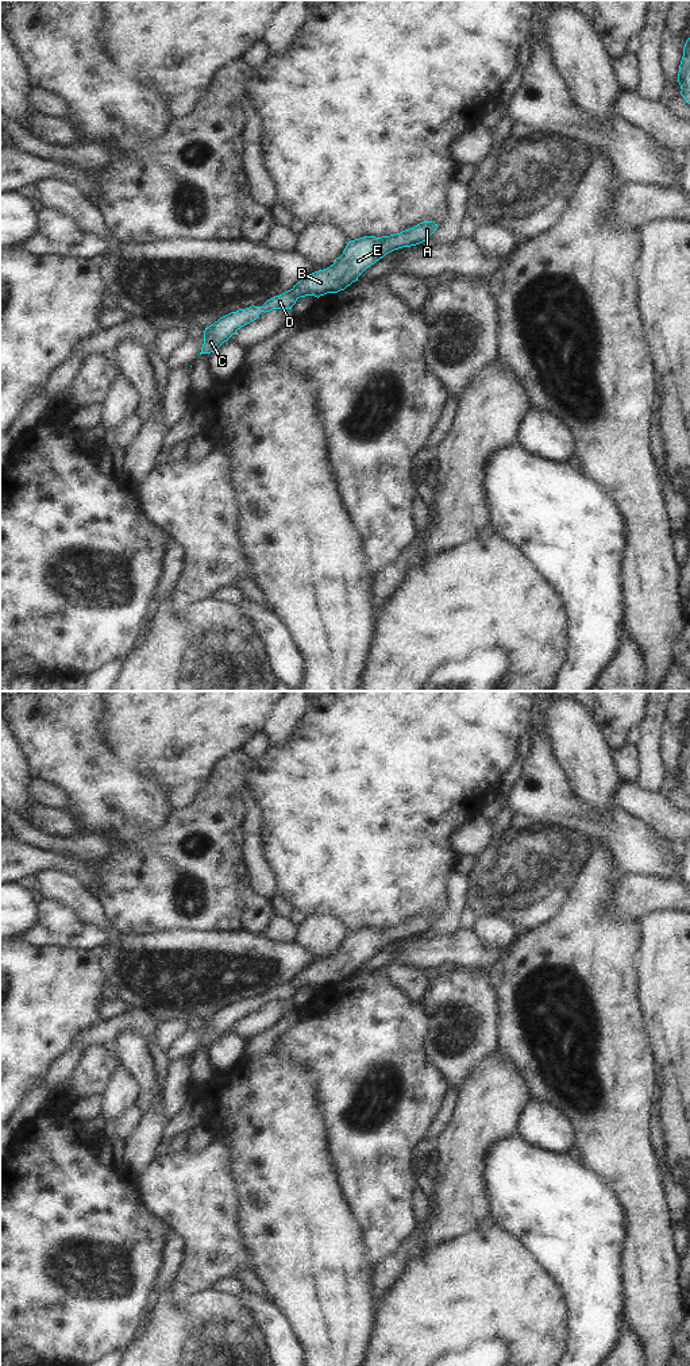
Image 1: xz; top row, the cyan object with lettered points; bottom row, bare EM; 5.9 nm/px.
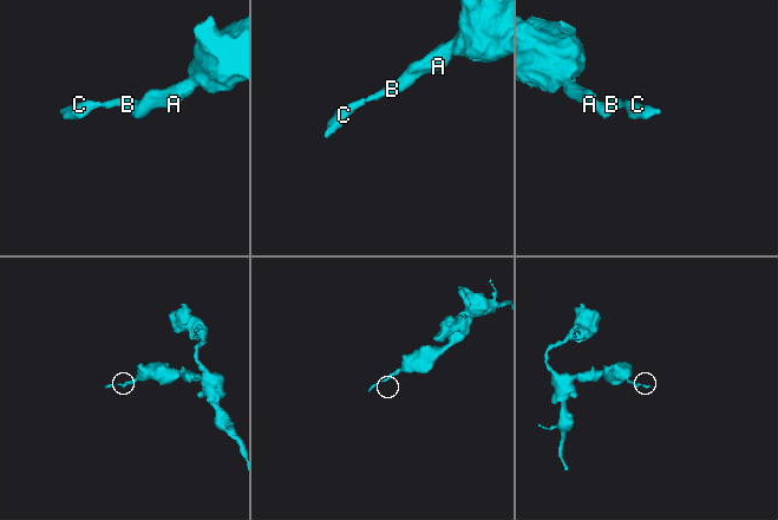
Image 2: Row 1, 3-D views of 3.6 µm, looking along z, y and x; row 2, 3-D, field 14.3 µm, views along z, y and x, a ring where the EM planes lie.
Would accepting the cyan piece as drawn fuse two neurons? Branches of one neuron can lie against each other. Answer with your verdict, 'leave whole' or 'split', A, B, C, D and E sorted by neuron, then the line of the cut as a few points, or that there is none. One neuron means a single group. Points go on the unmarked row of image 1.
leave whole | A B C D E | no cut

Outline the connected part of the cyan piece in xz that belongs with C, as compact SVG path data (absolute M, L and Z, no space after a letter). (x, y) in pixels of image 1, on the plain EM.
M423 912L413 919L390 927L363 927L347 934L343 945L324 960L304 968L290 981L267 991L262 998L250 998L231 1003L204 1022L201 1045L211 1045L227 1033L238 1020L257 1011L262 1003L292 1000L300 988L320 988L344 981L358 968L386 945L425 933L437 919L433 912Z

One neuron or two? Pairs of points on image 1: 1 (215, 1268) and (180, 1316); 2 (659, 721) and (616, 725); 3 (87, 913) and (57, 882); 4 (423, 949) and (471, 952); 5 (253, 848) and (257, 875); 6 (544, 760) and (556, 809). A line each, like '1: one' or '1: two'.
1: two
2: two
3: one
4: one
5: one
6: one

